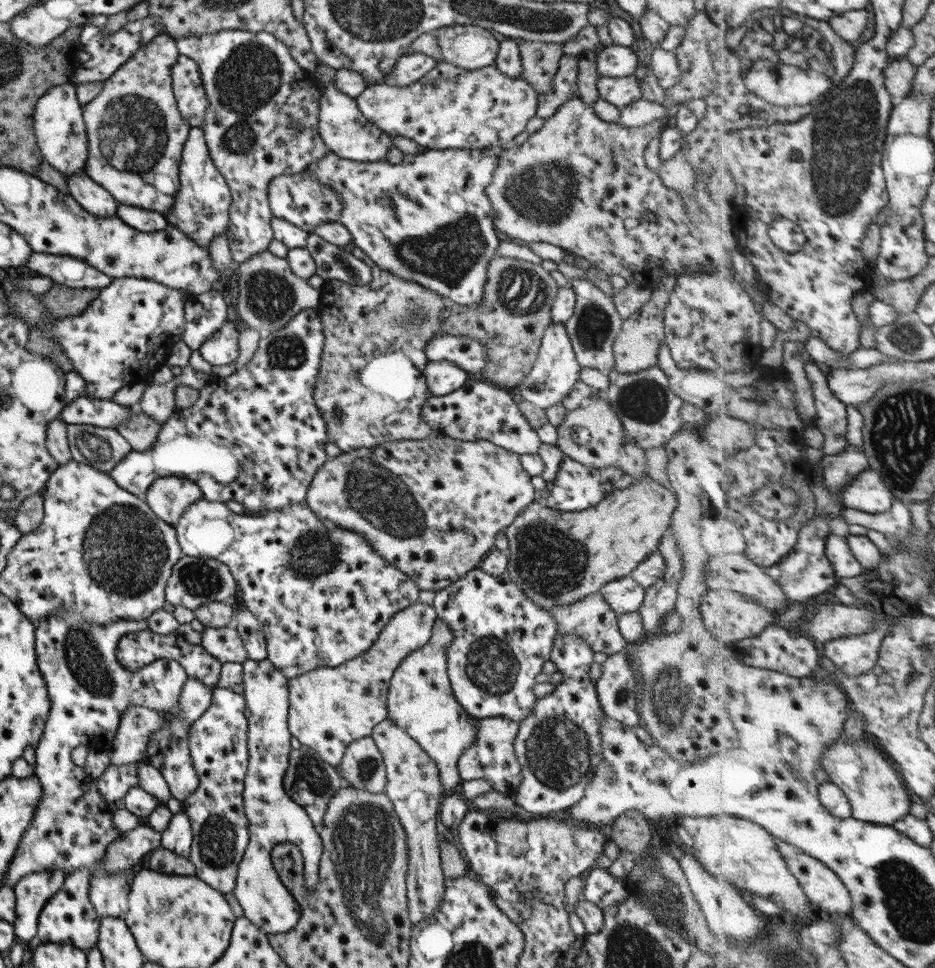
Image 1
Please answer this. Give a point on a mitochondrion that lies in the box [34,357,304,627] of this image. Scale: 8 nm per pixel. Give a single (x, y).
(126, 552)

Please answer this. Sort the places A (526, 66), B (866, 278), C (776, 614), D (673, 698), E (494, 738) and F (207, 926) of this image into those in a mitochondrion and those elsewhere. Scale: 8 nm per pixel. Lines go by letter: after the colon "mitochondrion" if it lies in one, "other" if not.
A: other
B: other
C: other
D: mitochondrion
E: other
F: other

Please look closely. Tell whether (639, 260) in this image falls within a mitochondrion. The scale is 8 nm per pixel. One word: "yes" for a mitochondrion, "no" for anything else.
no

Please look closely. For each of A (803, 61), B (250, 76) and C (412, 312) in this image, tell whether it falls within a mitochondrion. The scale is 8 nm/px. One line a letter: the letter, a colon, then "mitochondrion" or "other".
A: mitochondrion
B: mitochondrion
C: mitochondrion

